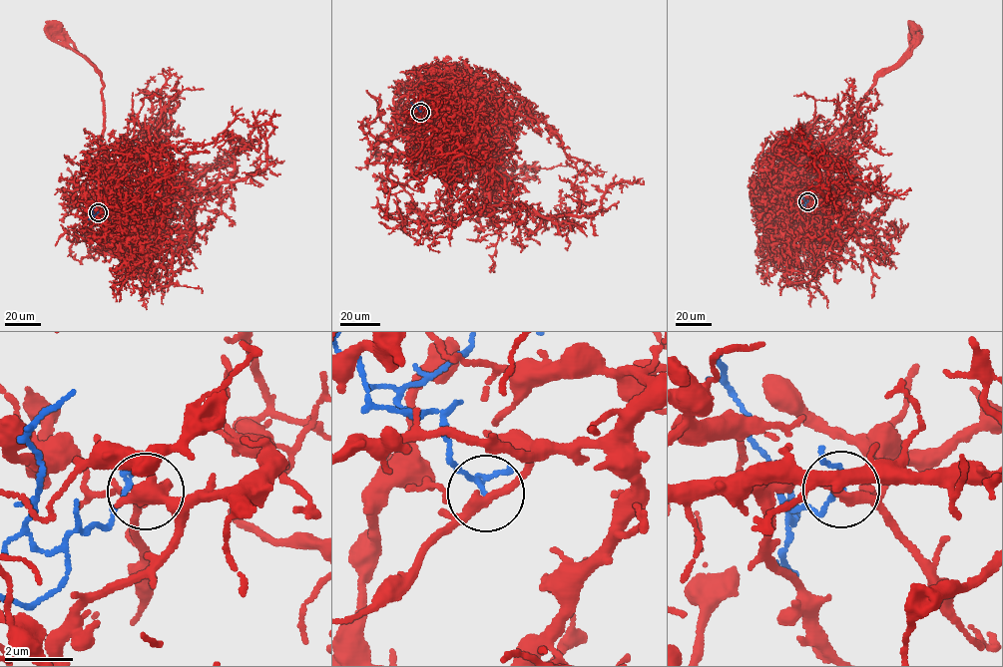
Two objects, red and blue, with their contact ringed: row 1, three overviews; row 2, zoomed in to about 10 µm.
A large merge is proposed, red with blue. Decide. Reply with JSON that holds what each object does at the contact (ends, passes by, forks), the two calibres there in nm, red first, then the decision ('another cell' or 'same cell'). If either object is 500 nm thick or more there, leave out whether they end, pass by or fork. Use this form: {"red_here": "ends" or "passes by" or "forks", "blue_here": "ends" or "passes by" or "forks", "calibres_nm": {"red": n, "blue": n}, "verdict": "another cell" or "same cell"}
{"red_here": "passes by", "blue_here": "passes by", "calibres_nm": {"red": 280, "blue": 100}, "verdict": "another cell"}

